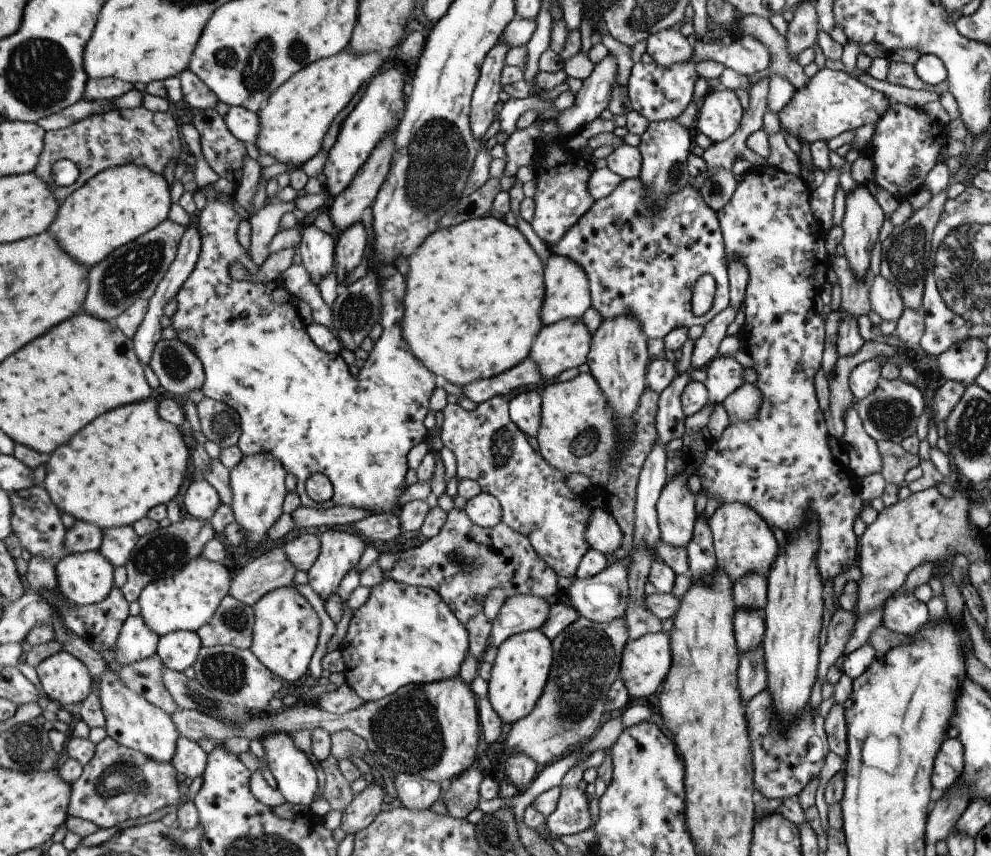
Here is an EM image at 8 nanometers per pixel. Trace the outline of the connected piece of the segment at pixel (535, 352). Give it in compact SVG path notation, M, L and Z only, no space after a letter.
M569 317L554 322L552 325L543 325L533 339L528 357L534 362L534 365L537 365L538 373L543 380L553 378L553 376L557 376L567 368L577 368L577 366L581 366L586 362L591 335L581 318Z

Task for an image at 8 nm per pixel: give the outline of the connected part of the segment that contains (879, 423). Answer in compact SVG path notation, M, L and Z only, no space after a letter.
M879 377L875 388L862 399L855 402L853 408L858 414L863 430L874 441L900 443L904 438L916 432L917 417L925 410L924 400L916 386L906 383L900 377L886 379Z

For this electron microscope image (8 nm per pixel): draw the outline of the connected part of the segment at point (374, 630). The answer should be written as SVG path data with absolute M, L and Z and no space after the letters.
M383 579L379 584L373 585L369 600L359 610L354 610L338 650L346 664L343 672L345 682L368 703L387 697L403 685L429 684L455 676L467 652L467 646L468 638L464 626L451 614L451 610L436 591Z

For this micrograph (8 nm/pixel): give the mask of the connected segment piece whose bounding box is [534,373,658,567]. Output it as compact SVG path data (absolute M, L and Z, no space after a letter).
M579 373L568 381L549 384L540 393L540 425L534 437L541 458L564 475L573 472L584 474L592 486L598 485L606 491L608 513L615 519L622 534L619 548L611 554L603 555L607 567L627 557L632 548L636 482L643 461L656 439L654 416L657 401L658 394L644 386L632 414L632 439L624 452L612 460L612 455L618 448L614 412L589 373Z

